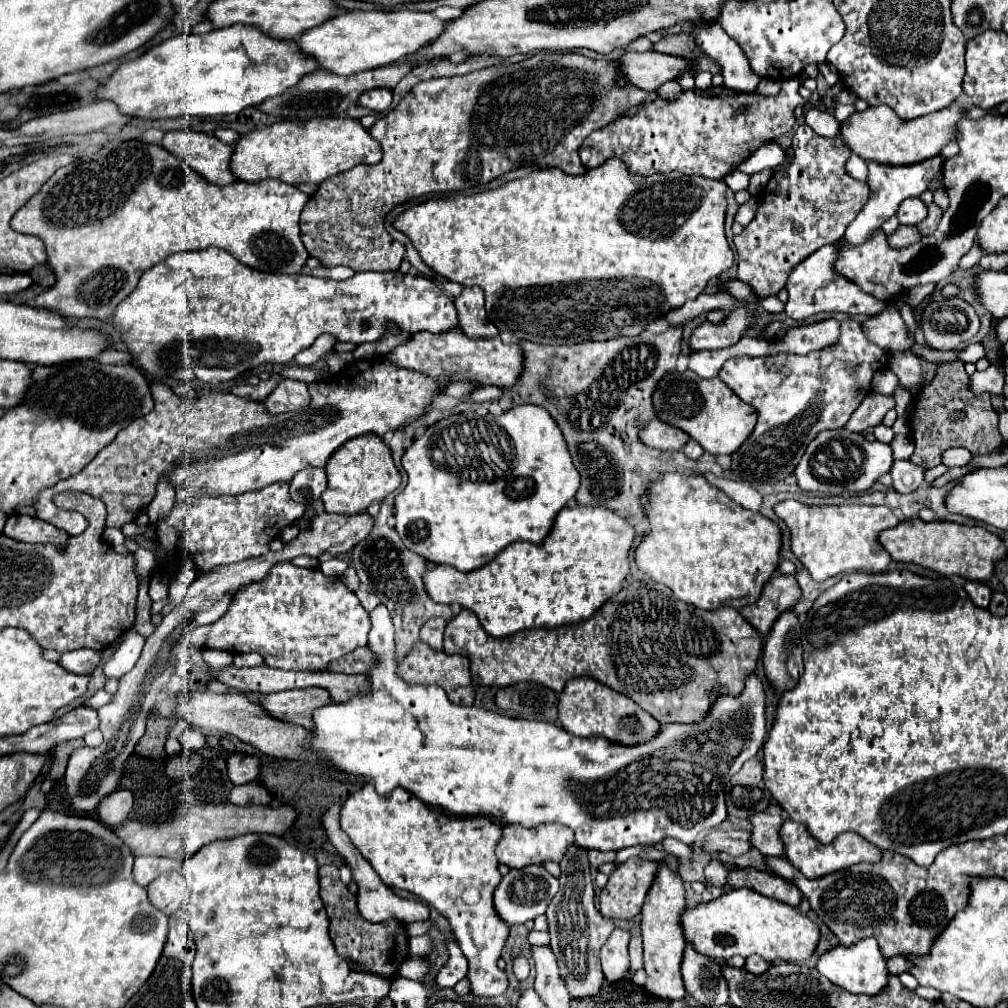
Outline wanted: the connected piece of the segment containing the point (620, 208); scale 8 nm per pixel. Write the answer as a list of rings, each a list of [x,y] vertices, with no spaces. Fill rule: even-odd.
[[[613,156],[611,160],[605,160],[601,166],[591,168],[577,176],[565,174],[559,168],[543,168],[543,170],[533,170],[525,178],[501,184],[499,188],[493,188],[493,190],[431,198],[401,212],[395,218],[393,228],[403,232],[413,242],[413,248],[421,254],[421,260],[439,276],[451,282],[459,282],[461,286],[481,286],[485,290],[487,318],[499,328],[499,332],[513,332],[521,340],[529,340],[537,344],[577,344],[587,340],[611,340],[619,336],[635,336],[637,332],[643,330],[645,324],[661,316],[669,322],[669,326],[683,328],[705,312],[711,312],[711,310],[727,312],[735,306],[735,302],[725,294],[713,294],[713,296],[701,294],[705,284],[711,278],[723,274],[733,266],[733,252],[725,236],[725,208],[727,208],[725,190],[727,190],[725,182],[721,184],[719,180],[703,180],[699,176],[685,176],[679,172],[635,176],[635,174],[629,174],[623,162]]]

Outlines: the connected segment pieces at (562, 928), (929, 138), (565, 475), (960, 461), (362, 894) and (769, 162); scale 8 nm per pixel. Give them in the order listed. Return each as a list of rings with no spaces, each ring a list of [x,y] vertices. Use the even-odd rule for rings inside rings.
[[[571,844],[561,858],[561,878],[559,878],[559,892],[555,900],[551,900],[547,908],[549,920],[549,934],[551,934],[551,948],[557,956],[561,980],[569,992],[571,1000],[585,998],[585,996],[599,996],[601,986],[605,982],[605,974],[599,962],[599,950],[613,932],[613,922],[595,908],[595,888],[589,876],[589,858],[587,848],[579,848],[579,844]]]
[[[961,104],[943,108],[943,112],[935,112],[919,120],[901,120],[887,106],[869,106],[867,110],[855,112],[851,114],[849,120],[841,122],[841,140],[853,154],[865,160],[873,160],[879,164],[913,164],[937,156],[941,148],[955,136],[955,124],[961,118],[963,118]]]
[[[525,404],[501,416],[461,412],[429,426],[405,450],[401,460],[409,482],[395,498],[395,530],[403,544],[433,564],[449,564],[471,572],[491,562],[507,544],[527,540],[541,544],[557,512],[575,496],[579,472],[575,470],[563,434],[545,408]]]
[[[953,448],[943,454],[943,464],[949,468],[951,466],[969,466],[971,460],[973,460],[973,456],[965,448]]]
[[[333,804],[321,818],[321,824],[325,828],[325,834],[329,838],[329,842],[335,846],[335,850],[339,852],[339,856],[345,858],[345,864],[351,868],[353,872],[353,880],[357,882],[359,886],[359,894],[357,894],[357,906],[359,906],[359,914],[361,916],[367,916],[369,922],[385,922],[385,920],[397,920],[401,924],[407,924],[407,922],[417,922],[421,920],[419,916],[425,916],[425,920],[429,918],[429,910],[425,904],[421,902],[415,902],[415,900],[405,900],[405,898],[399,898],[391,892],[391,888],[387,888],[379,876],[375,874],[375,870],[371,868],[371,864],[367,864],[367,860],[363,860],[363,856],[359,854],[359,850],[351,844],[351,840],[345,836],[345,832],[339,828],[339,810],[341,810],[341,804]]]
[[[773,142],[773,144],[765,144],[757,152],[753,152],[747,160],[743,160],[739,164],[737,170],[741,170],[741,172],[745,172],[745,174],[751,176],[751,174],[761,172],[765,168],[777,168],[783,160],[785,160],[785,152]]]

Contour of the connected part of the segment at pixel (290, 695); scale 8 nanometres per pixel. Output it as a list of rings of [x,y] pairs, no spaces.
[[[303,688],[303,690],[287,690],[277,694],[261,696],[261,706],[275,718],[291,724],[299,724],[303,728],[315,728],[313,712],[317,708],[329,706],[331,694],[325,688]]]

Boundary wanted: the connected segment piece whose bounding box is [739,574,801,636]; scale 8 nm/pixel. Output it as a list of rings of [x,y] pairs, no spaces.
[[[775,574],[765,584],[759,600],[755,604],[743,606],[739,612],[761,636],[767,636],[771,624],[775,622],[775,616],[791,608],[799,598],[801,598],[801,590],[795,576]]]

